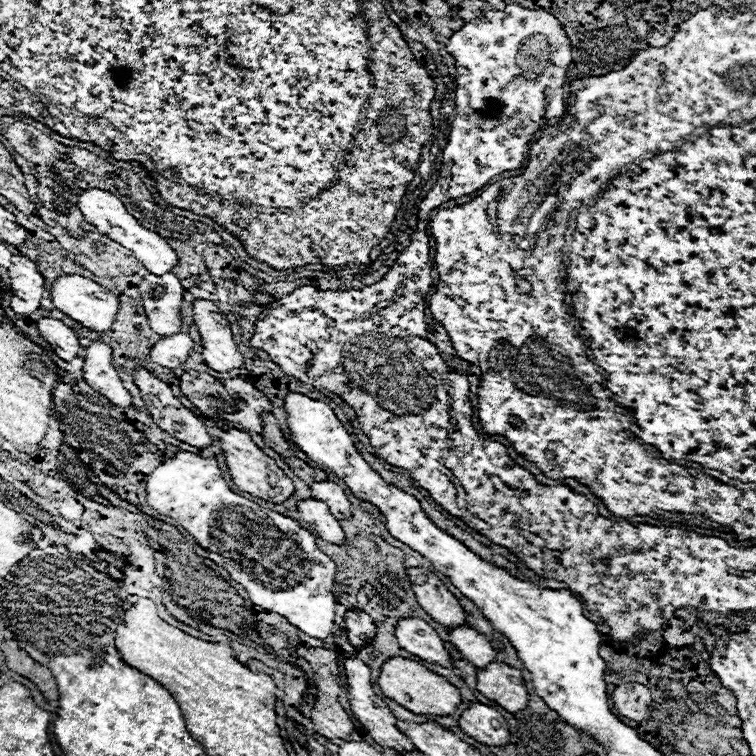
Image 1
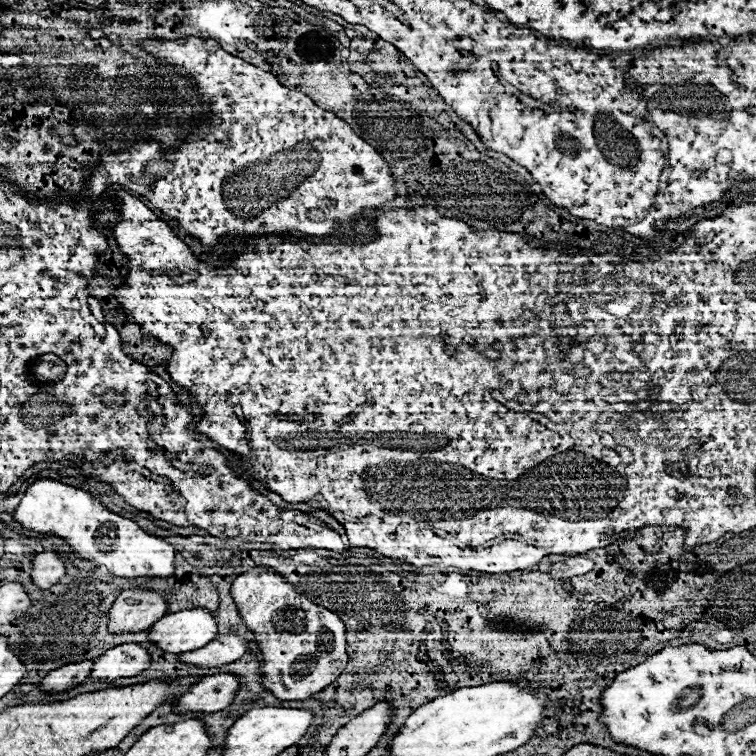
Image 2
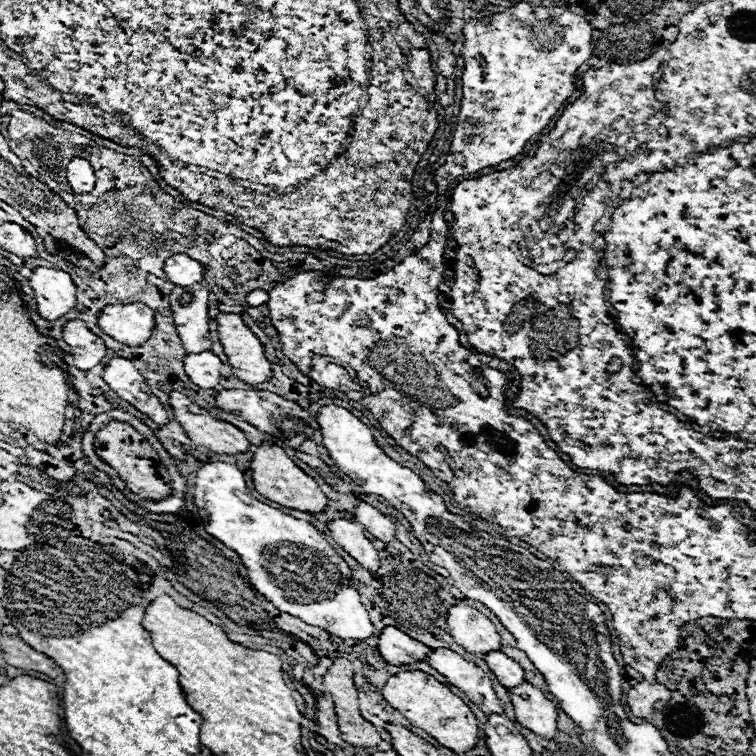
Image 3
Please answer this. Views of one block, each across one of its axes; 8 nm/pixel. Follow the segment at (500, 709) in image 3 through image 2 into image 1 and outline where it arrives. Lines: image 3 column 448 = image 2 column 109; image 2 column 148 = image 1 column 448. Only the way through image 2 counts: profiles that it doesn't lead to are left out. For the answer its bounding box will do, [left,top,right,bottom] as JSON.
[394,618,450,668]

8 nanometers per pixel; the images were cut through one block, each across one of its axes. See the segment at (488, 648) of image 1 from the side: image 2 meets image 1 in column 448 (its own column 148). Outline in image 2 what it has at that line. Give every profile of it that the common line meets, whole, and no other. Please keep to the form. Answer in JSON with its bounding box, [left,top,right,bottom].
[148,610,216,654]

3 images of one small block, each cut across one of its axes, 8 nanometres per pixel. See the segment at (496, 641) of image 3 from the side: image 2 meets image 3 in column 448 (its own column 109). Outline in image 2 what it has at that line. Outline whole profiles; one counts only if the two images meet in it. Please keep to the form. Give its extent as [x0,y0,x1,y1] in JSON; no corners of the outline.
[108,590,166,634]

